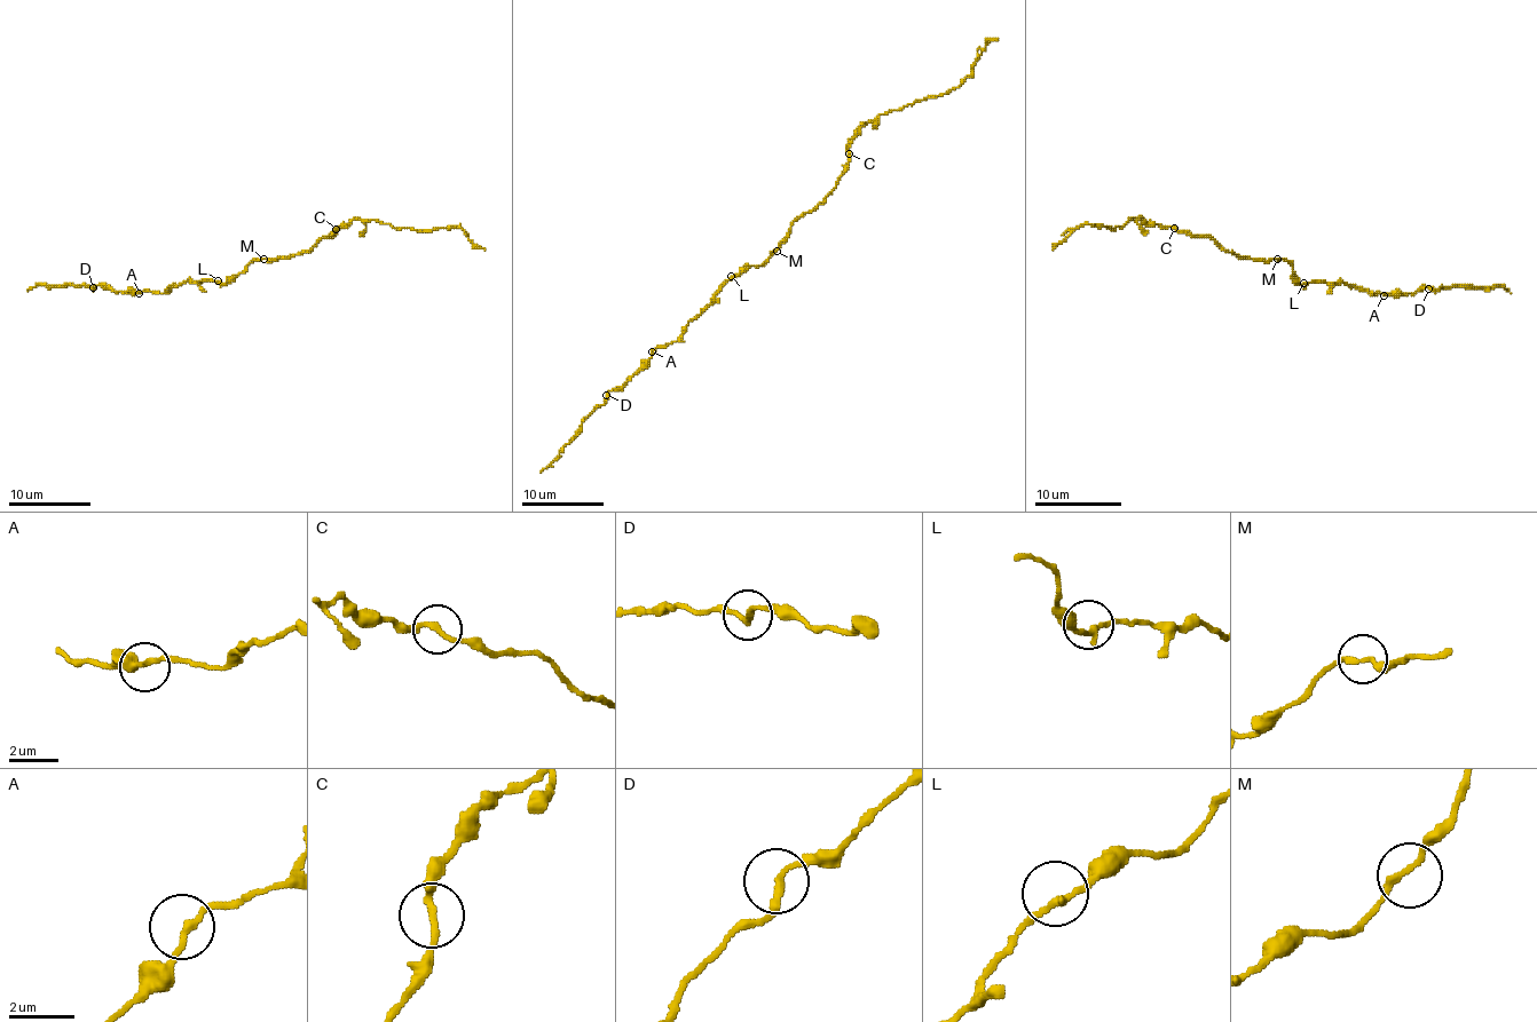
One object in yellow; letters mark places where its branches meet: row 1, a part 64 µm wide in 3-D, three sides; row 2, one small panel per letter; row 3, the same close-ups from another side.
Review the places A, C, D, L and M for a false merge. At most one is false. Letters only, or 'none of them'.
none of them

